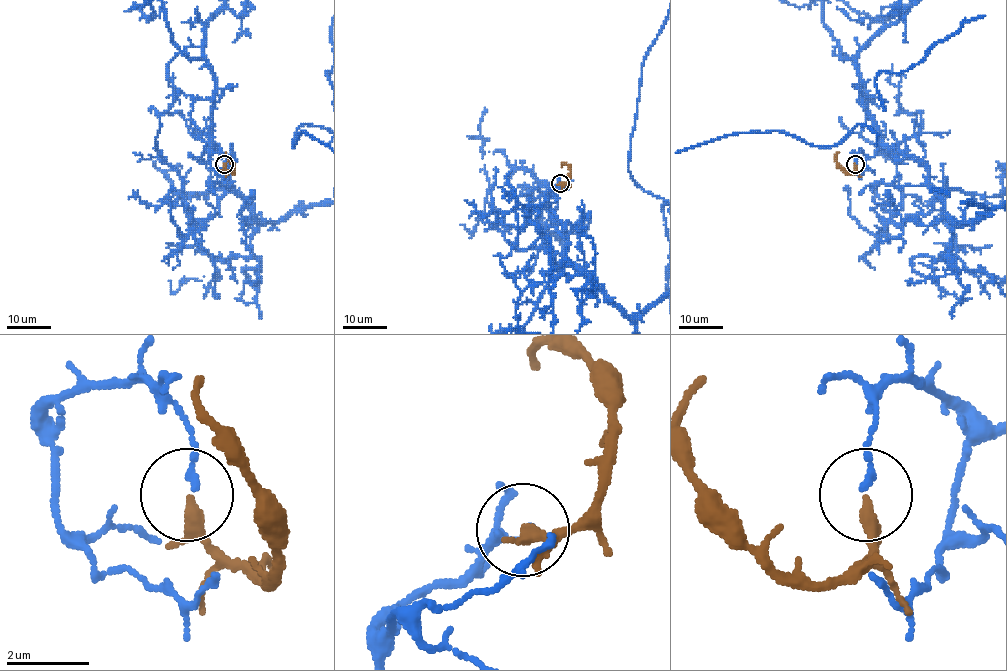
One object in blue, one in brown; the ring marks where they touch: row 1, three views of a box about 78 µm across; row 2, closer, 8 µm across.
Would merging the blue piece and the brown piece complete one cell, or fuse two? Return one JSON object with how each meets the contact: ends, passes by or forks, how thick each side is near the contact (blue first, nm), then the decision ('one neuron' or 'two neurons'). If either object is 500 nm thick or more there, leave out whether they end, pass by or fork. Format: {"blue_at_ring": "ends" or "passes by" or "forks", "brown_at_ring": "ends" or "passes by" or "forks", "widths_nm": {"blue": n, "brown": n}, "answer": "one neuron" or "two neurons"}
{"blue_at_ring": "ends", "brown_at_ring": "passes by", "widths_nm": {"blue": 130, "brown": 220}, "answer": "two neurons"}

